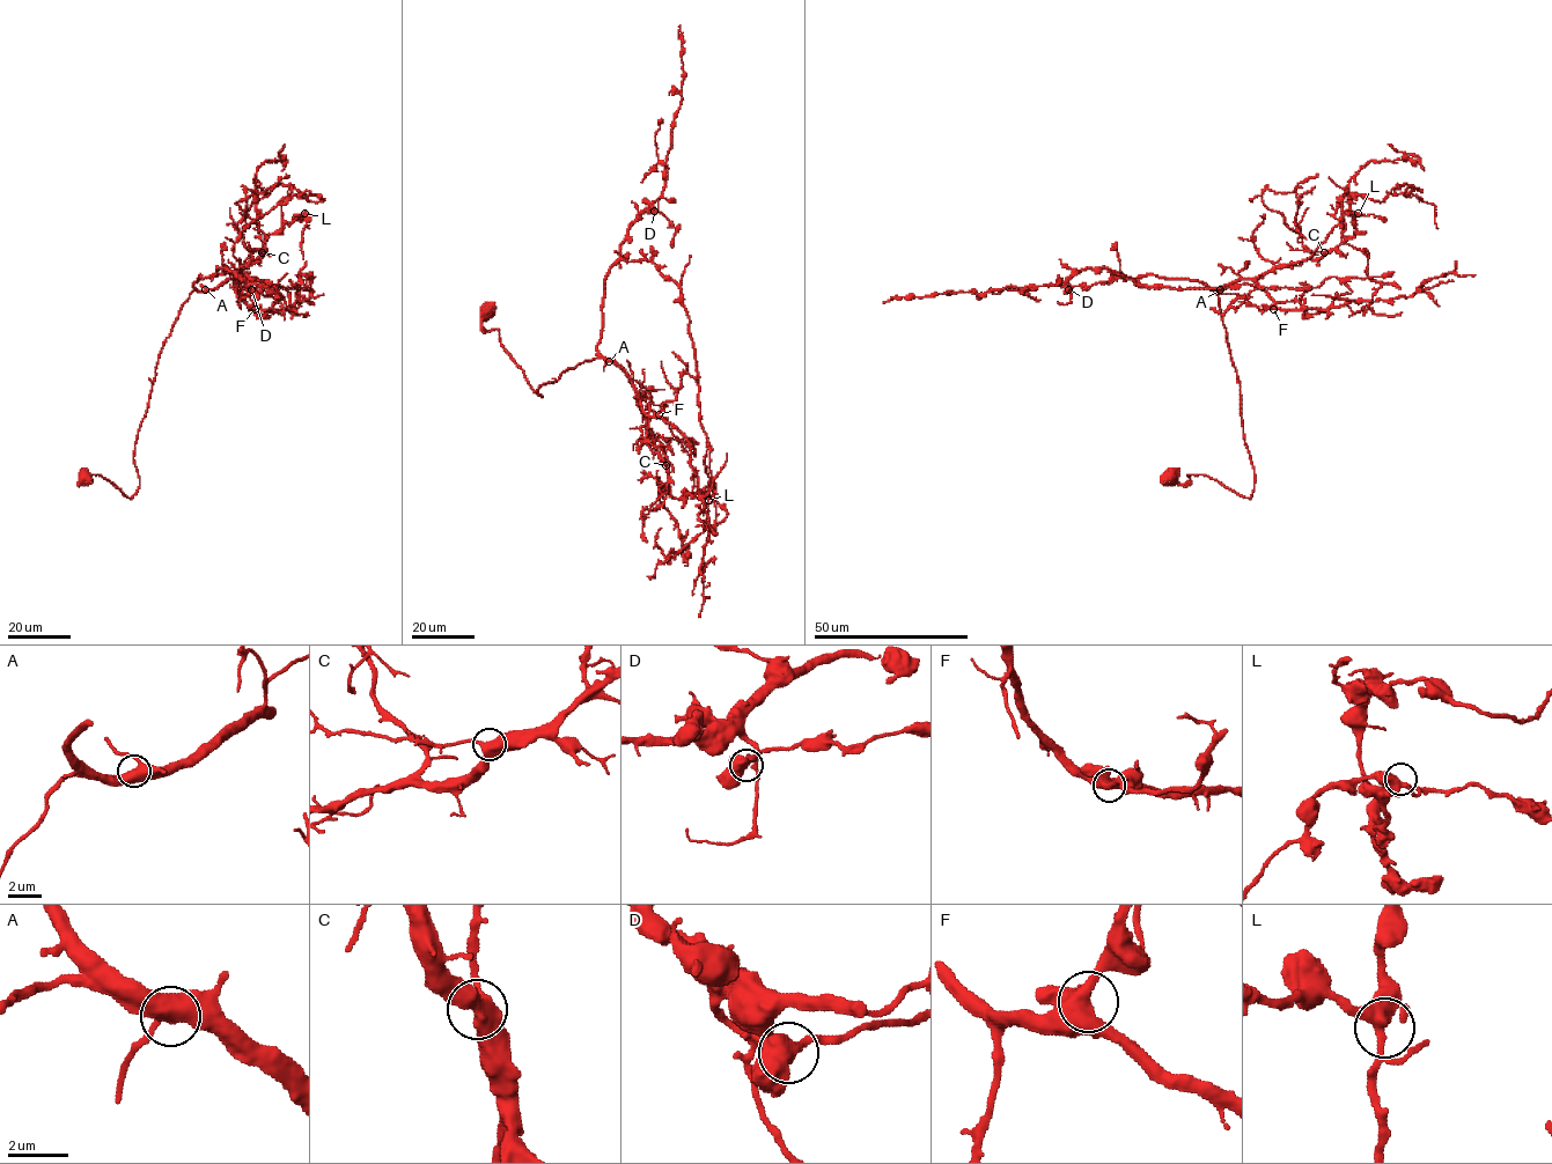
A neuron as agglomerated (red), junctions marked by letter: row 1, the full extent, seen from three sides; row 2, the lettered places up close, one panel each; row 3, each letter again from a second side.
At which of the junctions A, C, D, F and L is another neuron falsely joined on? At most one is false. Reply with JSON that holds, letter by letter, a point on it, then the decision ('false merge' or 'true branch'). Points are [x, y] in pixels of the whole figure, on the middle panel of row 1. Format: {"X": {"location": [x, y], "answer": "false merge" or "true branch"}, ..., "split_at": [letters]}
{"A": {"location": [609, 361], "answer": "true branch"}, "C": {"location": [666, 465], "answer": "true branch"}, "D": {"location": [654, 211], "answer": "true branch"}, "F": {"location": [659, 414], "answer": "true branch"}, "L": {"location": [708, 500], "answer": "true branch"}, "split_at": []}

